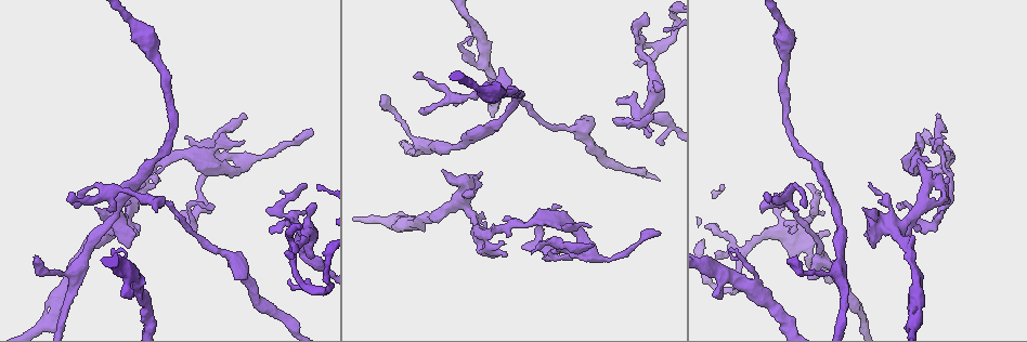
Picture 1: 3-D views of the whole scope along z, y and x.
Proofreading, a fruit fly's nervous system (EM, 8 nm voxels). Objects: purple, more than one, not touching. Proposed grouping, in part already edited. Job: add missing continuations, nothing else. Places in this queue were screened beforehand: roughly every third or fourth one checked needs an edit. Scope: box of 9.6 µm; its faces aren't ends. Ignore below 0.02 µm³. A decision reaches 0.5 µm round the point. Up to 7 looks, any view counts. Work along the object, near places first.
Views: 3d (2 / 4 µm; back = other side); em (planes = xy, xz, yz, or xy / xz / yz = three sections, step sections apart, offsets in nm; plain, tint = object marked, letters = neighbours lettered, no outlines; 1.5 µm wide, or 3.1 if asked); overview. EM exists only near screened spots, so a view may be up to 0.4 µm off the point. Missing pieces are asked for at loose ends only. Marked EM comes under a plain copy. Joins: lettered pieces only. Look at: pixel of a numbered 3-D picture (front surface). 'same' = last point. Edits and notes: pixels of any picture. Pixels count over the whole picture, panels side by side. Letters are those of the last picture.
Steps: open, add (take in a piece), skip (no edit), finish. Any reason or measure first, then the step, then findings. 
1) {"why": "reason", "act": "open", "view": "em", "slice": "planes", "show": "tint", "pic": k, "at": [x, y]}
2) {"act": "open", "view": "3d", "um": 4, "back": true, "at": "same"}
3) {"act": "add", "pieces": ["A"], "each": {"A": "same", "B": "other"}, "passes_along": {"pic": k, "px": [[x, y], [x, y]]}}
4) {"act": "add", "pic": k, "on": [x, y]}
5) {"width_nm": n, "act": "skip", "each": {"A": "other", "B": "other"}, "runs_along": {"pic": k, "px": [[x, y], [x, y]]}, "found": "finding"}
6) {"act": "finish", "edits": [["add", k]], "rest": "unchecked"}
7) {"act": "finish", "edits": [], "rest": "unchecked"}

{"why": "free end", "act": "open", "view": "3d", "um": 4, "pic": 1, "at": [787, 261]}

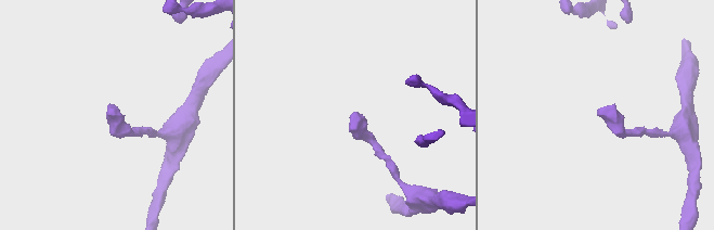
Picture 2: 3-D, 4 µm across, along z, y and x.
{"why": "need the tissue", "act": "open", "view": "em", "slice": "planes", "show": "tint", "pic": 2, "at": [598, 108]}

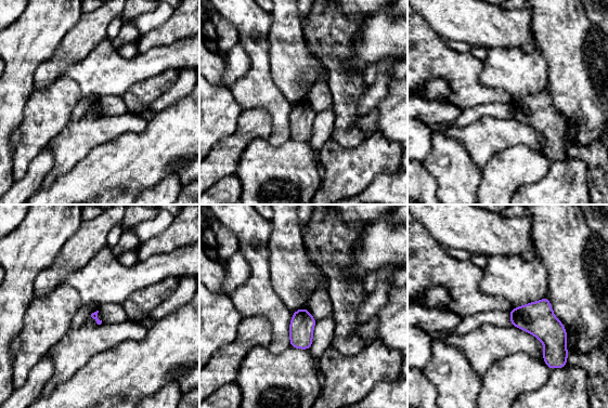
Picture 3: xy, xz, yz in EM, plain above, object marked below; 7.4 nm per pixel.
{"act": "open", "view": "em", "slice": "planes", "show": "letters", "at": "same"}

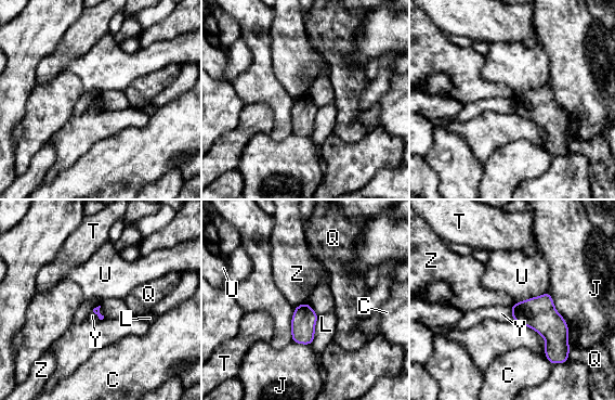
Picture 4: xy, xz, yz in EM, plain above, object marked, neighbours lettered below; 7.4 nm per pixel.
{"act": "skip", "each": {"C": "other", "J": "other", "L": "other", "Q": "other", "T": "other", "U": "other", "Y": "other", "Z": "other"}, "border": {"pic": 4, "px": [[308, 301], [295, 307]]}, "found": "no lettered piece goes on from it"}

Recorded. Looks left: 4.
{"why": "branch stops here", "act": "open", "view": "em", "slice": "planes", "show": "tint", "pic": 1, "at": [768, 196]}

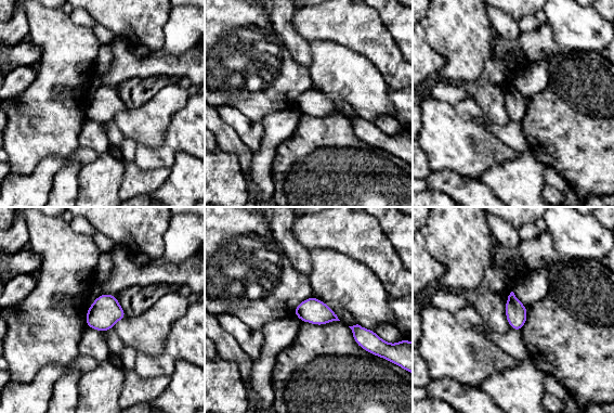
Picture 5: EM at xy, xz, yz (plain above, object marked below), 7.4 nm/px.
{"why": "what lies round it", "act": "open", "view": "em", "slice": "planes", "show": "letters", "at": "same"}

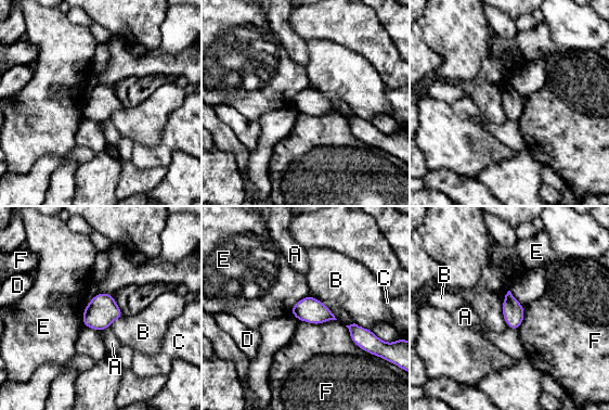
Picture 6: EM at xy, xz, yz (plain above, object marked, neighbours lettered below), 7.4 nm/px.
{"width_nm": 160, "act": "skip", "each": {"A": "other", "B": "other", "C": "other", "D": "other", "E": "other", "F": "other"}, "border": {"pic": 6, "px": [[336, 319], [320, 323], [299, 321]]}, "found": "none of them fits"}

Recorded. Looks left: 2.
{"why": "an open end", "act": "open", "view": "em", "slice": "planes", "show": "tint", "pic": 1, "at": [648, 133]}

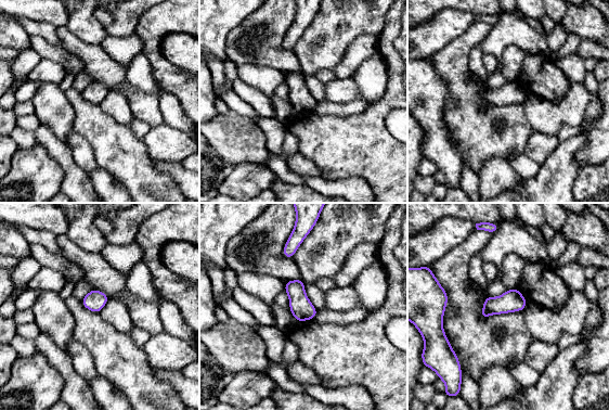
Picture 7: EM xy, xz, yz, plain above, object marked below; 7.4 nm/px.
{"why": "see the neighbours", "act": "open", "view": "em", "slice": "planes", "show": "letters", "at": "same"}

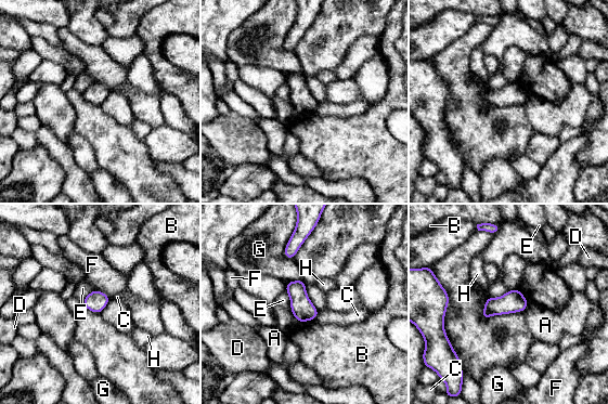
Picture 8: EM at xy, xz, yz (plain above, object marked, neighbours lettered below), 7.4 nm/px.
{"width_nm": 160, "act": "skip", "each": {"A": "other", "B": "other", "C": "other", "D": "other", "E": "other", "F": "other", "G": "other", "H": "other"}, "border": {"pic": 8, "px": [[93, 288], [111, 297]]}, "found": "no lettered piece goes on from it"}

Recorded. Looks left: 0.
{"act": "finish", "edits": [], "rest": "unchecked"}

